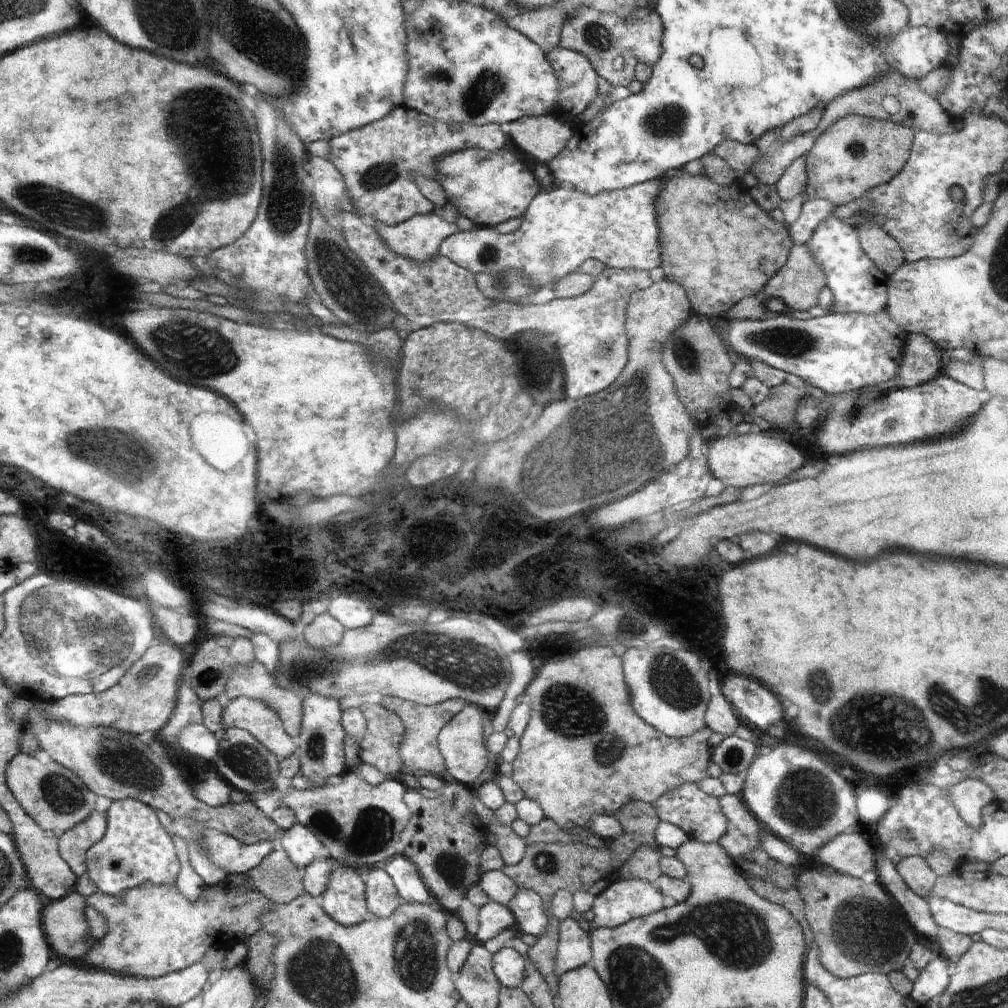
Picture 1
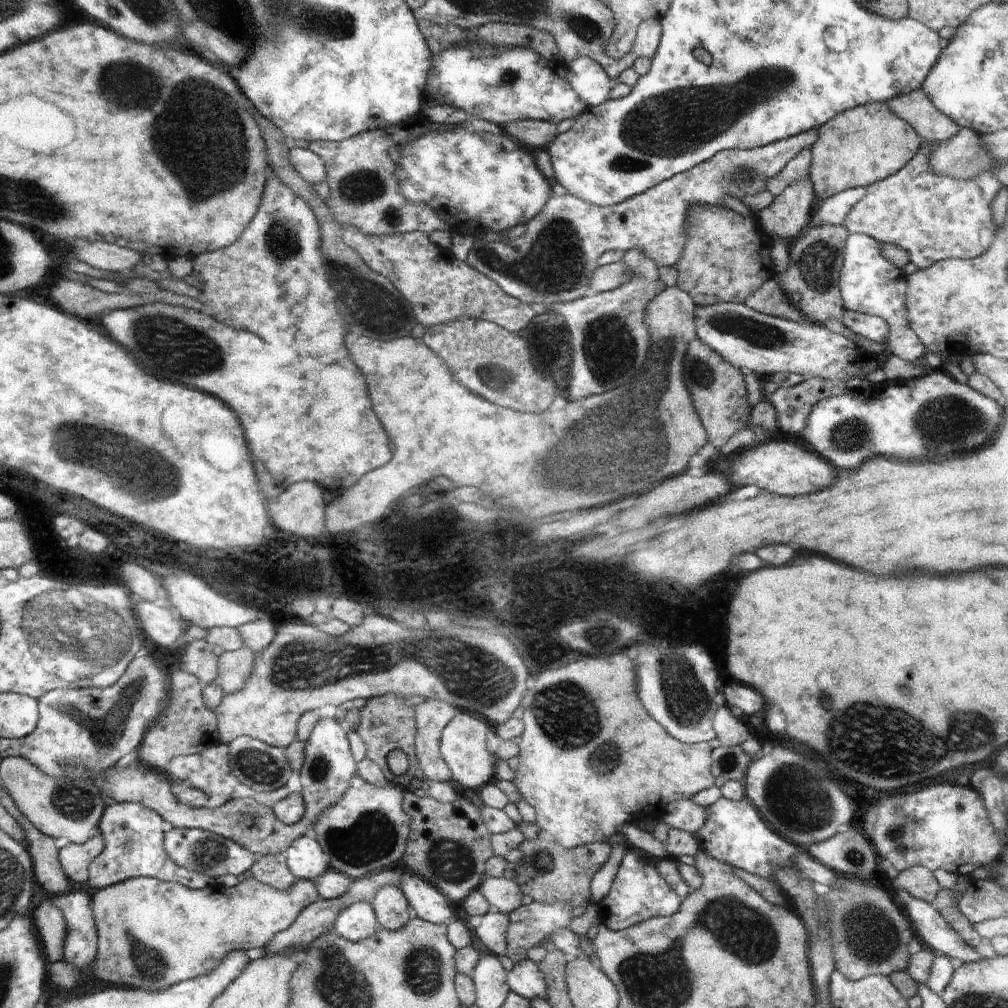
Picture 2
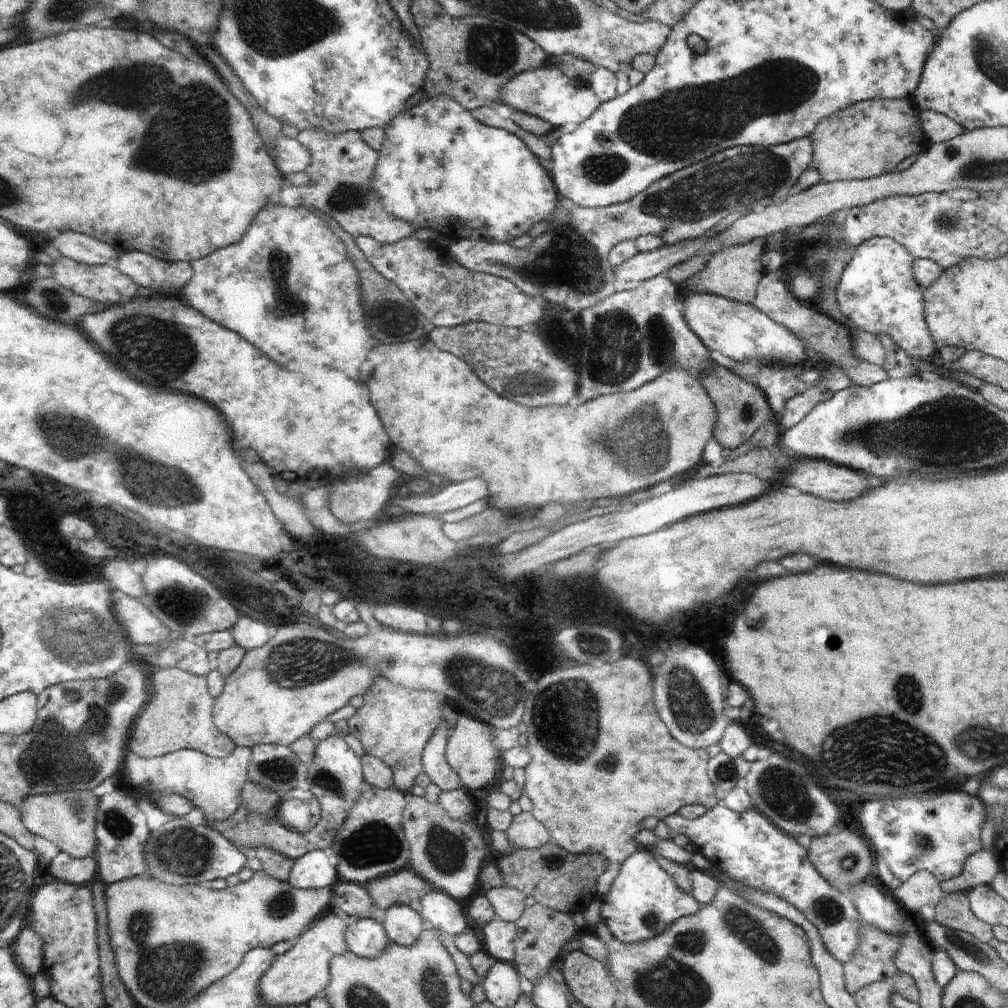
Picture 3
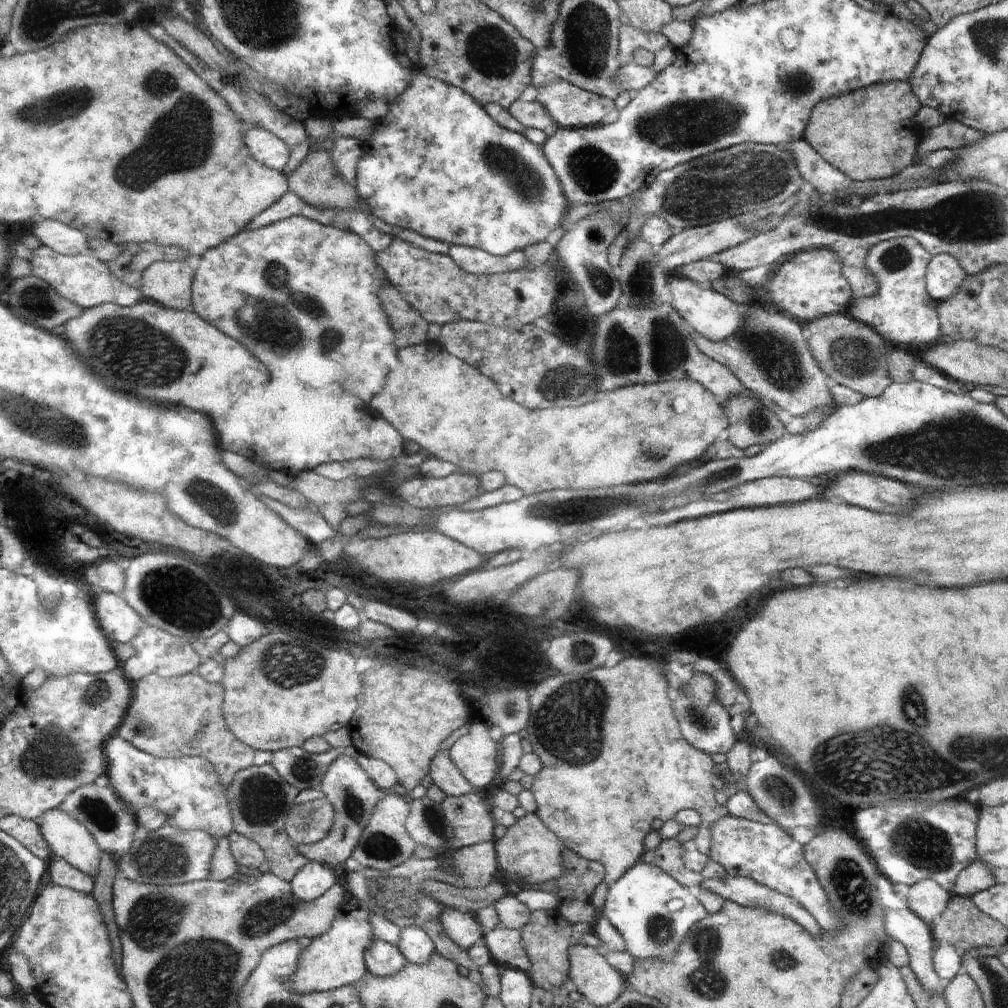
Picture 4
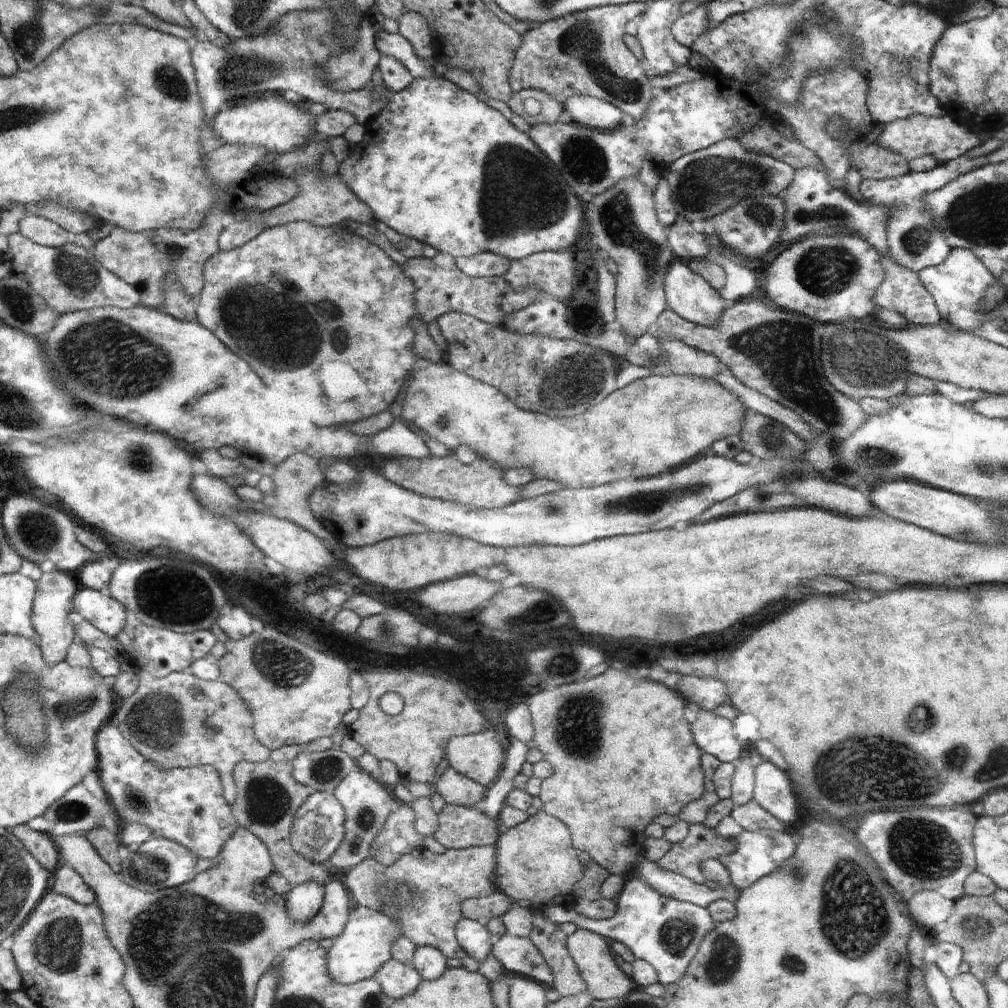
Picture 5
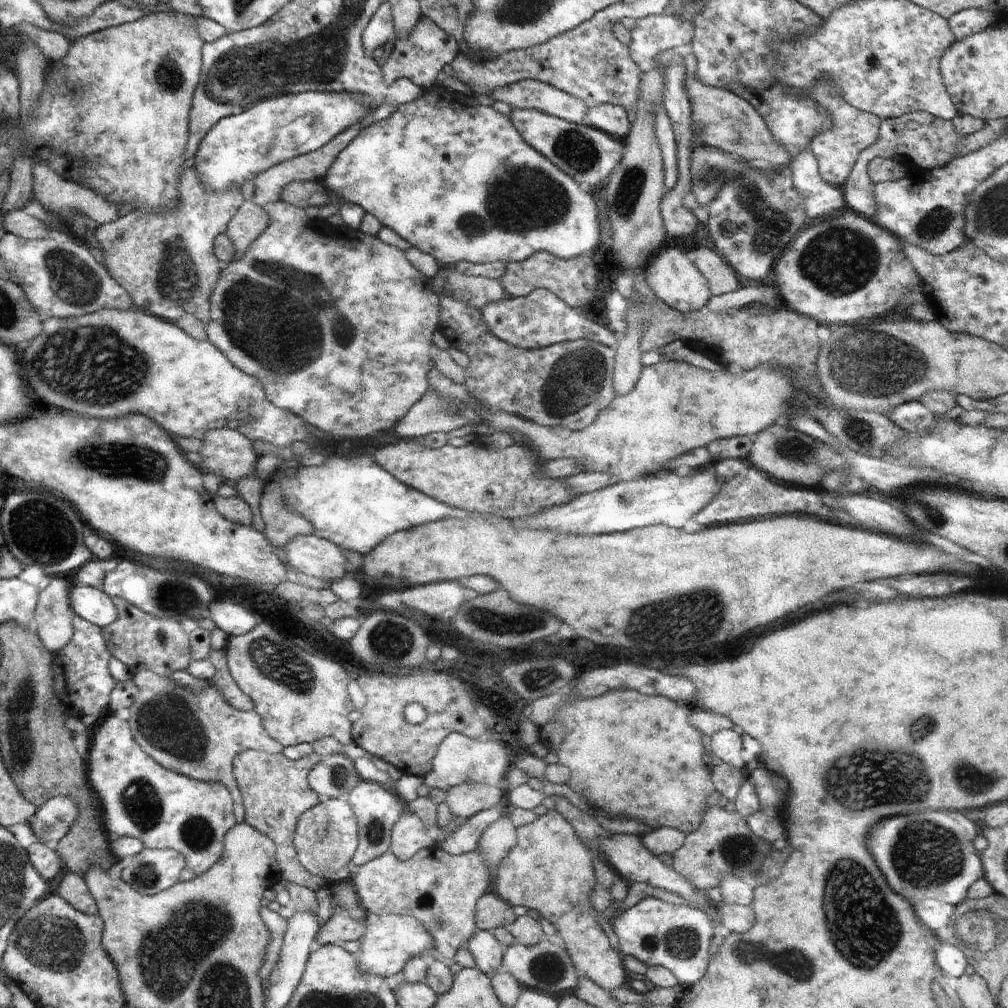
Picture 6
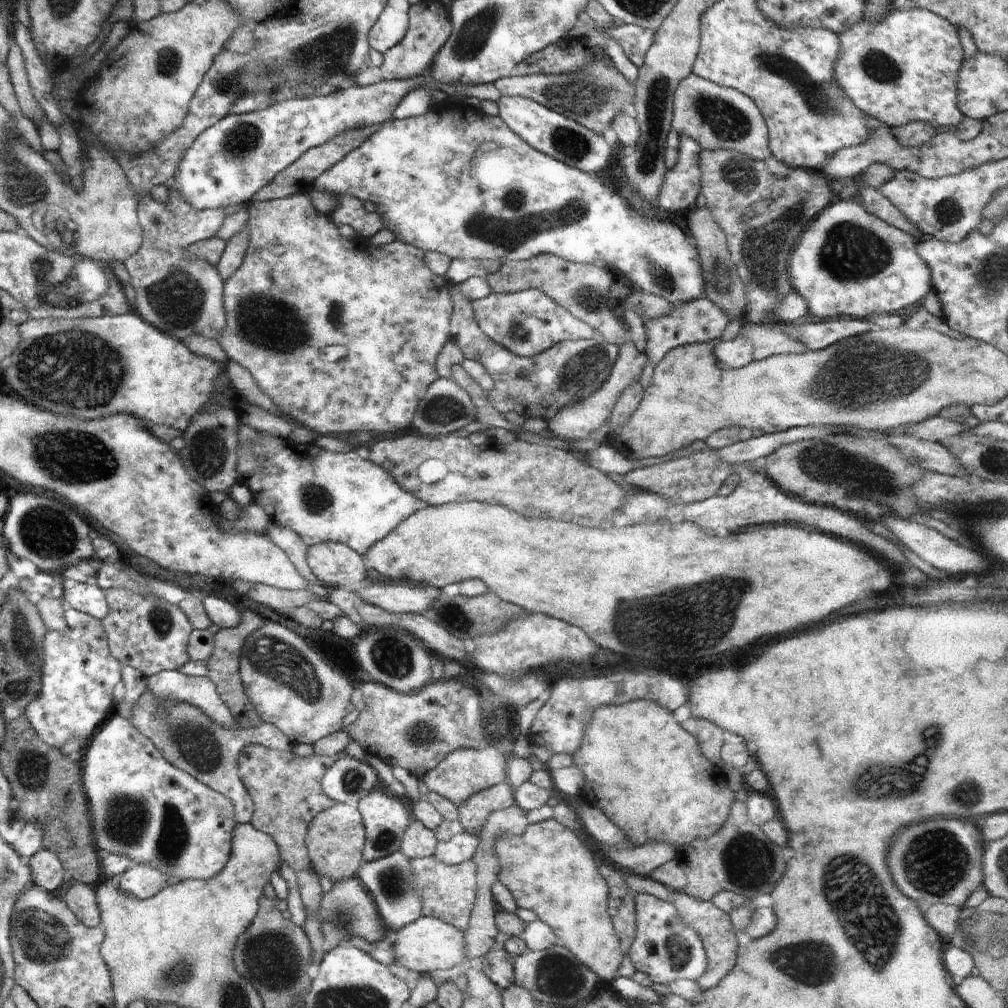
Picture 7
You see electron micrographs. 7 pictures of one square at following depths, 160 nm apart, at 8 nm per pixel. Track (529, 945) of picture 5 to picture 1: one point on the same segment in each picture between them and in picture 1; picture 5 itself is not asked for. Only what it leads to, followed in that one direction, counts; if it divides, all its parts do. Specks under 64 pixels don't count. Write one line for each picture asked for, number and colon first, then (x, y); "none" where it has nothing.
1: (493, 918)
2: (492, 931)
3: (498, 941)
4: (505, 945)

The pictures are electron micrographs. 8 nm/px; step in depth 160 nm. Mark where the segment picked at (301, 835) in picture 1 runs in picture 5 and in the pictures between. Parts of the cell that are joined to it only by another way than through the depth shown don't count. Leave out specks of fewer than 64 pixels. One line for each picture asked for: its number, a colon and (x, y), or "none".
2: (305, 858)
3: (312, 871)
4: (310, 882)
5: (304, 900)

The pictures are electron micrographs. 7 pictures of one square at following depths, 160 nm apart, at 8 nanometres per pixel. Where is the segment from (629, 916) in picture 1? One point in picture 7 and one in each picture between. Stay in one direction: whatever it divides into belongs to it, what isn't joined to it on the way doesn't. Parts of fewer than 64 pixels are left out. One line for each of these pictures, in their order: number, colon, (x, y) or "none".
2: (639, 892)
3: (643, 903)
4: (653, 913)
5: (665, 932)
6: (678, 937)
7: (665, 948)

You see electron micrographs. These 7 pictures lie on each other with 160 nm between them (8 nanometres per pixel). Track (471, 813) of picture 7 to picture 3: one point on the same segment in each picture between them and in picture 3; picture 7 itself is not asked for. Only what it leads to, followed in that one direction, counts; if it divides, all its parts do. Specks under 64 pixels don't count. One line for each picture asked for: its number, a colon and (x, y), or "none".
3: (435, 765)
4: (445, 774)
5: (456, 789)
6: (465, 800)

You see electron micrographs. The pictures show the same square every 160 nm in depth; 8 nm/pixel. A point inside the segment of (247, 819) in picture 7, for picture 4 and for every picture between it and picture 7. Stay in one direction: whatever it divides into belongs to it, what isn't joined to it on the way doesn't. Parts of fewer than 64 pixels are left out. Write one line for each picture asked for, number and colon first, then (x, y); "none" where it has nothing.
4: (182, 716)
5: (178, 721)
6: (199, 735)

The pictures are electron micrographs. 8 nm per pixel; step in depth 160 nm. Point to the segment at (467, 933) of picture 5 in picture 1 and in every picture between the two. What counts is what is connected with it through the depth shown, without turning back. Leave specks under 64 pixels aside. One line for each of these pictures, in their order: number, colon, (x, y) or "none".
1: (403, 873)
2: (427, 902)
3: (441, 912)
4: (461, 927)

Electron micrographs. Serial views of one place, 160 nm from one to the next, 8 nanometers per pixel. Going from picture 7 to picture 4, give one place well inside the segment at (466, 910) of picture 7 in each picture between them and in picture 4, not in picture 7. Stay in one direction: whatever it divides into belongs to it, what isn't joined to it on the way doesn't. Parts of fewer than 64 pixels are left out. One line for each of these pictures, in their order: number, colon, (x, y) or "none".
4: (399, 894)
5: (423, 891)
6: (441, 890)

